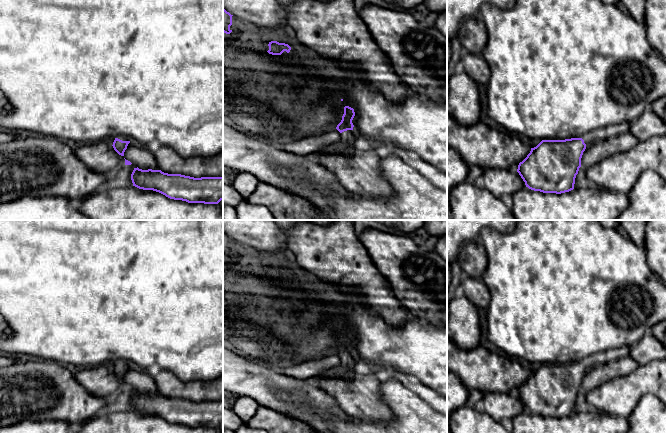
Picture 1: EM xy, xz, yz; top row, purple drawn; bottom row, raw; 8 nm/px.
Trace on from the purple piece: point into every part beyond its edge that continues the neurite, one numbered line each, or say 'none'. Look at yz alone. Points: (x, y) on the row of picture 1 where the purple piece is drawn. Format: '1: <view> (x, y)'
1: yz (596, 135)

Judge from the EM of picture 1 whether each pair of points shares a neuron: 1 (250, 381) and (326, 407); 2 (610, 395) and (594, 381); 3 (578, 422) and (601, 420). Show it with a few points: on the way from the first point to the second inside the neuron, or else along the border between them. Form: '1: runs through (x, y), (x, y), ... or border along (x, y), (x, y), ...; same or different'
1: runs through (269, 382), (279, 382), (293, 386), (307, 398); same
2: border along (622, 376), (605, 381), (586, 393); different
3: runs through (584, 422), (595, 422); same

